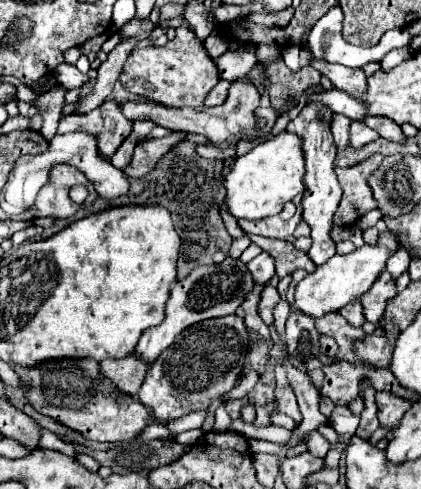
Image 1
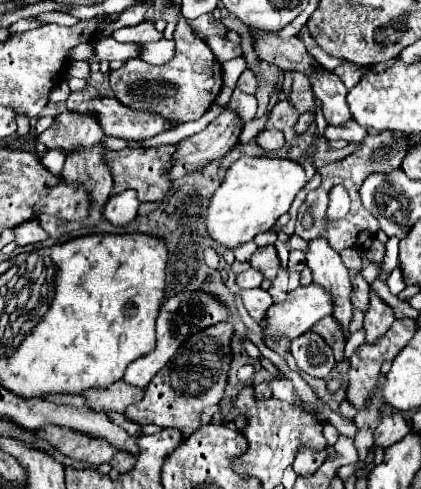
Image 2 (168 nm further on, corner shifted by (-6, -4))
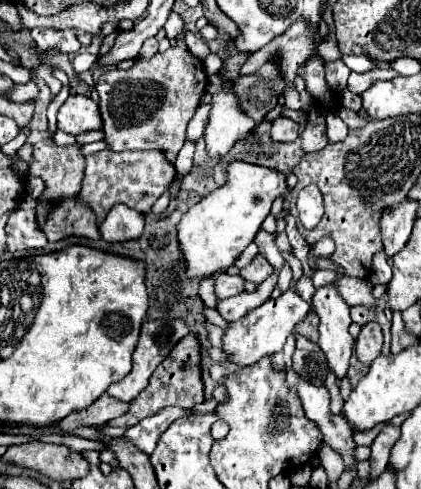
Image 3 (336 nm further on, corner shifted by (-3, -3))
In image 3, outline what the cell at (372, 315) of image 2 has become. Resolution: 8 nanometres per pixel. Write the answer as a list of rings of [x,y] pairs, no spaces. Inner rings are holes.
[[[369,321],[361,327],[361,333],[355,341],[355,353],[359,357],[359,361],[363,363],[373,363],[375,357],[381,355],[381,347],[383,347],[383,333],[381,333],[381,325],[375,321]]]

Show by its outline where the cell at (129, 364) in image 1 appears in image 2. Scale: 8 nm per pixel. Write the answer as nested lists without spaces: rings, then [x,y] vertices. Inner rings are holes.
[[[122,380],[114,382],[112,386],[104,388],[104,390],[88,390],[84,394],[86,398],[86,406],[90,410],[96,412],[118,412],[122,414],[130,404],[140,402],[144,396],[142,388],[132,388],[128,384],[124,384]]]

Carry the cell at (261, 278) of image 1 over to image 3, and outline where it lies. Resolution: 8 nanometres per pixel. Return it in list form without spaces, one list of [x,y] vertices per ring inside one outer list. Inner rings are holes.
[[[221,273],[215,281],[215,293],[219,299],[227,299],[233,295],[239,295],[241,291],[245,291],[245,281],[241,279],[241,275],[227,275]]]

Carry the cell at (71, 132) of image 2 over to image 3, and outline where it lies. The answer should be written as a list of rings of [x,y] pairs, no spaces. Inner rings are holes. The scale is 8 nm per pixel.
[[[43,139],[33,147],[35,159],[29,165],[31,177],[41,177],[45,181],[45,191],[36,199],[35,208],[39,227],[43,229],[45,224],[45,205],[56,203],[63,197],[75,197],[81,191],[81,181],[85,173],[85,155],[81,153],[81,145],[57,145],[53,139]]]

